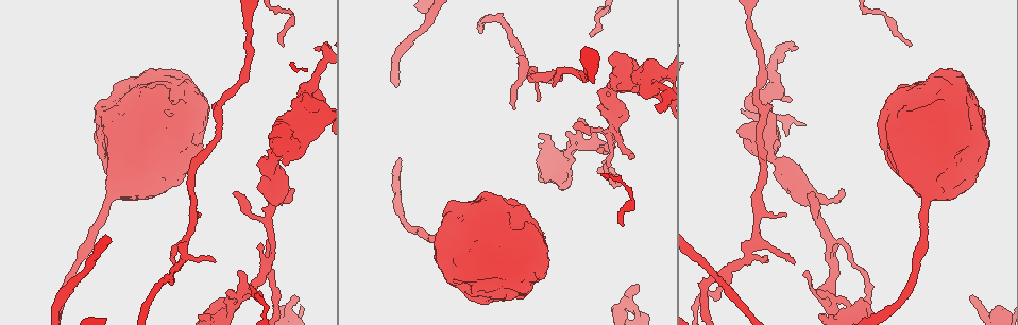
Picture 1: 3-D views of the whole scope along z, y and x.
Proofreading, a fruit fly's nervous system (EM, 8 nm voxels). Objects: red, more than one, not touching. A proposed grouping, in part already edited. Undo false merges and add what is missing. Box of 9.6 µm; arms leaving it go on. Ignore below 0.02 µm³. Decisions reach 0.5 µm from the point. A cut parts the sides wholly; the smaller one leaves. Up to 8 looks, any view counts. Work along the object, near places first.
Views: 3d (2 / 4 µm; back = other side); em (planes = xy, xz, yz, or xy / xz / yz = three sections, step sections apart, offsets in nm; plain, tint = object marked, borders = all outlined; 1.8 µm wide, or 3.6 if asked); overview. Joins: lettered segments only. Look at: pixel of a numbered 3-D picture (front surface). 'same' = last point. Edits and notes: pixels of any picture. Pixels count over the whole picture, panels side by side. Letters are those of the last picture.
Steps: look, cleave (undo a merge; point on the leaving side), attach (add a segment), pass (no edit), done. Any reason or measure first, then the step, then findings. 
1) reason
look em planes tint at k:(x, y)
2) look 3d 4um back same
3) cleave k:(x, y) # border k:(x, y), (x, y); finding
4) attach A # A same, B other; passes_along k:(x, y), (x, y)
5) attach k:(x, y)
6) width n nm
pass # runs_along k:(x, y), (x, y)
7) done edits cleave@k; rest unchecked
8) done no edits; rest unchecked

calibre changes
look 3d 2um at 1:(299, 135)

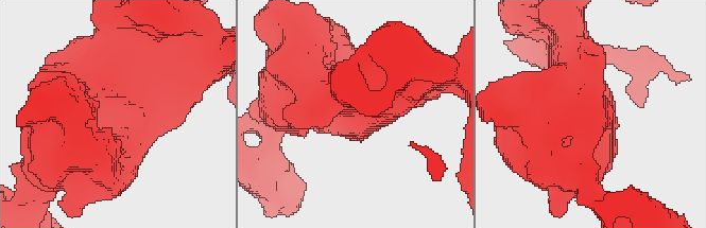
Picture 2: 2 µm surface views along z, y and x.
now the EM
look em xz step 8 tint at 2:(124, 122)

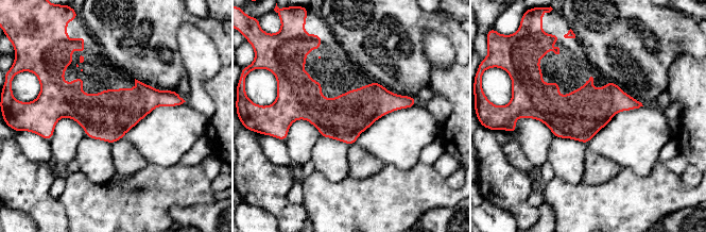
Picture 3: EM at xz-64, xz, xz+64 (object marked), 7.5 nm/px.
look em xz step 8 borders same

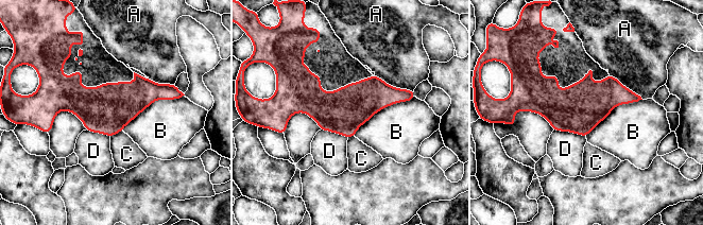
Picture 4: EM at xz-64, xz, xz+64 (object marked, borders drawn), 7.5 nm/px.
width 340 nm
pass # A other, B other, C other, D other; runs_along 4:(412, 96), (287, 106); all the same neuron

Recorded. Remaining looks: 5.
an open end
look 3d 2um at 1:(262, 244)

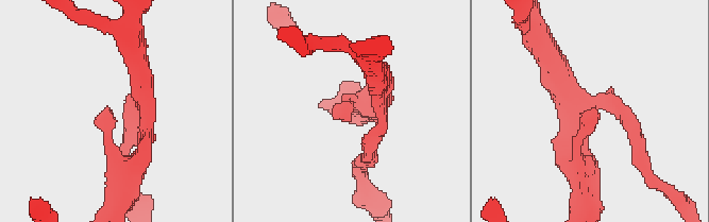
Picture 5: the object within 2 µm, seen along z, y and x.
look em planes borders at 5:(595, 106)

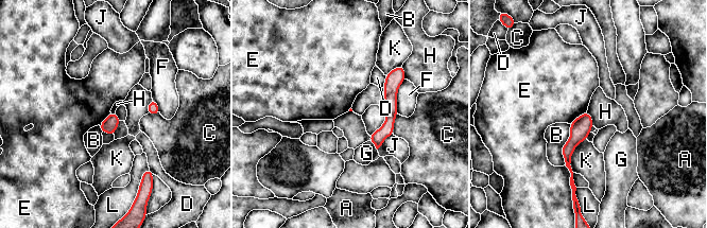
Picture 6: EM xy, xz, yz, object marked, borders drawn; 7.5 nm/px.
pass # A other, B other, C other, D other, E other, F other, G other, H other, J other, K other, L other; border 6:(587, 110), (593, 125); no lettered segment goes on from it

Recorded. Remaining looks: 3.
branch point
look 3d 4um at 1:(576, 147)

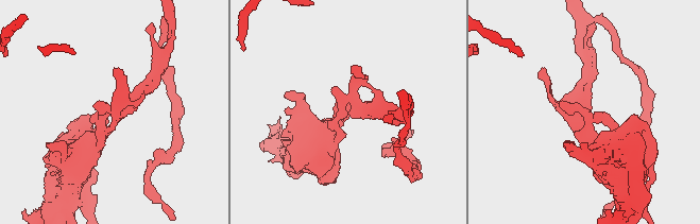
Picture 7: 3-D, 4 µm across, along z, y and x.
look em xz step 4 borders at 7:(586, 123)

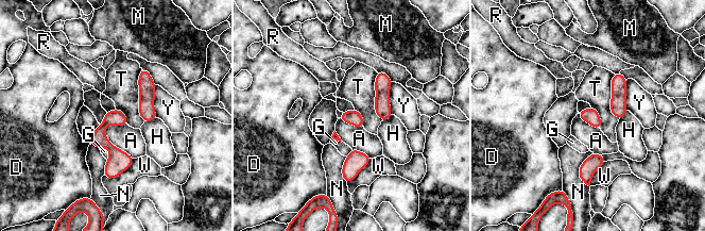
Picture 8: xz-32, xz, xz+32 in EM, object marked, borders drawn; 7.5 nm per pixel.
another direction
look em planes borders same

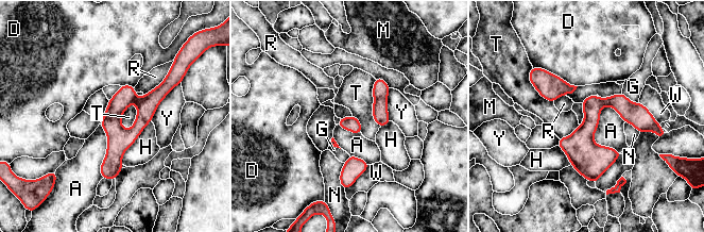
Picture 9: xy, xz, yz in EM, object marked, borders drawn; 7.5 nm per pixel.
width 120 nm
pass # A other, D other, G other, H other, M other, N other, R other, T other, W other, Y other; runs_along 9:(166, 86), (115, 150), (105, 176); all the same neuron

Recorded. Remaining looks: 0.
done no edits; rest unchecked

